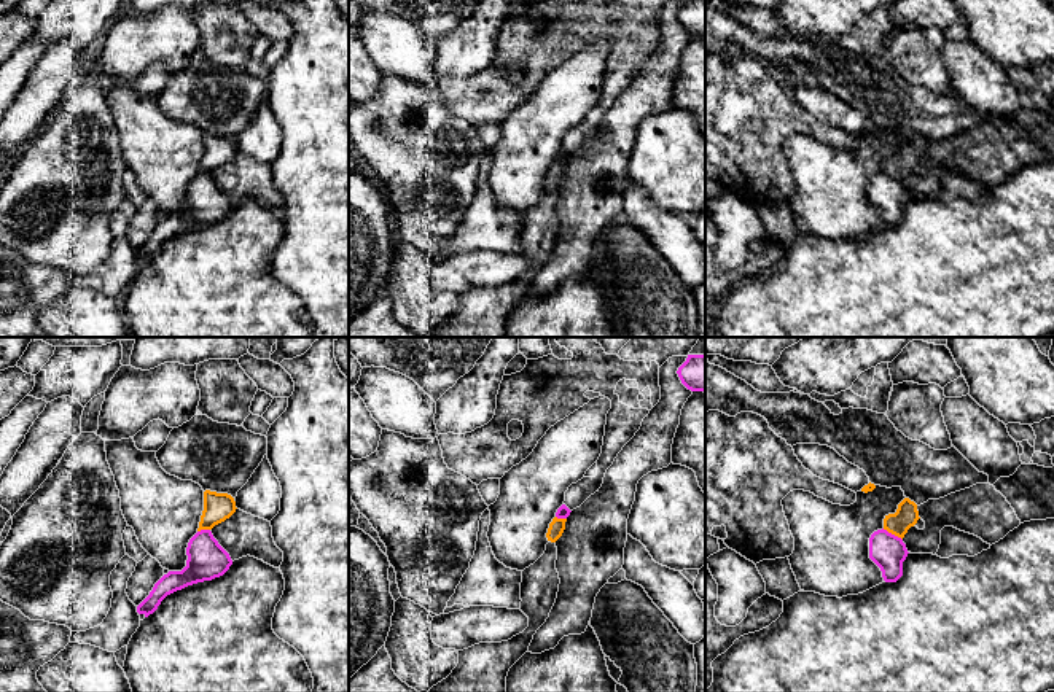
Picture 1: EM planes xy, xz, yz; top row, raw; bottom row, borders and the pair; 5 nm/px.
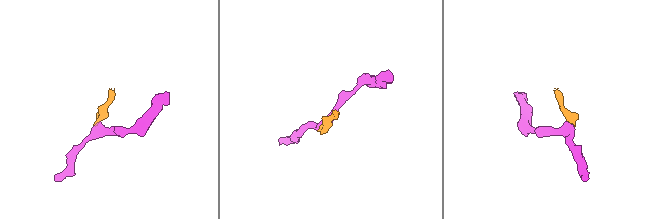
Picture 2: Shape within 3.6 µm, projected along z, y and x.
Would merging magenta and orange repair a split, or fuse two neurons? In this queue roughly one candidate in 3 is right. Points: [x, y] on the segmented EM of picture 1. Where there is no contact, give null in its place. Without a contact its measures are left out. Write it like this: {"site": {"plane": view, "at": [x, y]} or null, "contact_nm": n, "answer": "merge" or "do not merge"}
{"site": {"plane": "yz", "at": [890, 533]}, "contact_nm": 120, "answer": "do not merge"}

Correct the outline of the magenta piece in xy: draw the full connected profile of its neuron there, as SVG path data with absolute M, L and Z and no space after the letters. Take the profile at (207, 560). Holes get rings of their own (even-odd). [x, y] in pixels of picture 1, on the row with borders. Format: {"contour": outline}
{"contour": "M201 530L189 539L186 555L186 566L182 571L164 574L137 606L139 614L148 617L167 595L220 577L232 565L229 554L218 544L210 530Z"}

